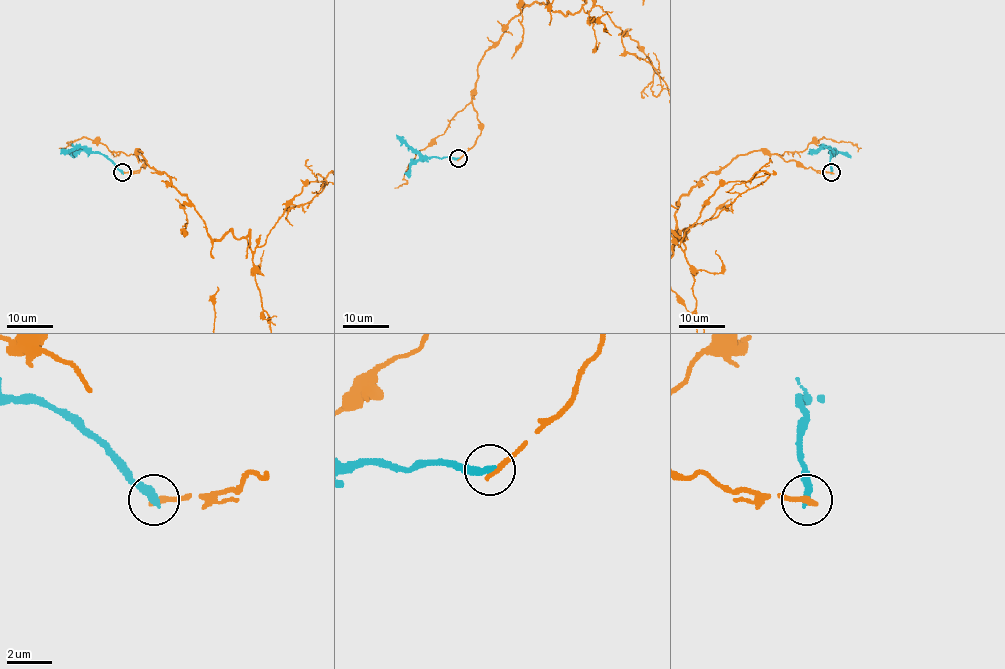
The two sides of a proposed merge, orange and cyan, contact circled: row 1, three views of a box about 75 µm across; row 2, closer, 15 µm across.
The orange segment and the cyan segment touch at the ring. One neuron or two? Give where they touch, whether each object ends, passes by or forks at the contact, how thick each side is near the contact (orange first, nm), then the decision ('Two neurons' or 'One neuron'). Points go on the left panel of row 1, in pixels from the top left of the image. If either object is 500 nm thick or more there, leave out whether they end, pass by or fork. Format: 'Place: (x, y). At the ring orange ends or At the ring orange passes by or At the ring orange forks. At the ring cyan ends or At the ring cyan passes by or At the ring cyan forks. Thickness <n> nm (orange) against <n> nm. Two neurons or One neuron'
Place: (122, 172). At the ring orange ends. At the ring cyan ends. Thickness 280 nm (orange) against 360 nm. Two neurons

